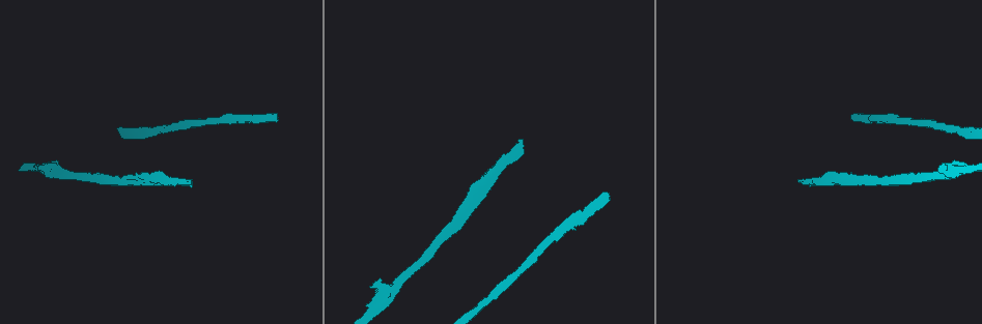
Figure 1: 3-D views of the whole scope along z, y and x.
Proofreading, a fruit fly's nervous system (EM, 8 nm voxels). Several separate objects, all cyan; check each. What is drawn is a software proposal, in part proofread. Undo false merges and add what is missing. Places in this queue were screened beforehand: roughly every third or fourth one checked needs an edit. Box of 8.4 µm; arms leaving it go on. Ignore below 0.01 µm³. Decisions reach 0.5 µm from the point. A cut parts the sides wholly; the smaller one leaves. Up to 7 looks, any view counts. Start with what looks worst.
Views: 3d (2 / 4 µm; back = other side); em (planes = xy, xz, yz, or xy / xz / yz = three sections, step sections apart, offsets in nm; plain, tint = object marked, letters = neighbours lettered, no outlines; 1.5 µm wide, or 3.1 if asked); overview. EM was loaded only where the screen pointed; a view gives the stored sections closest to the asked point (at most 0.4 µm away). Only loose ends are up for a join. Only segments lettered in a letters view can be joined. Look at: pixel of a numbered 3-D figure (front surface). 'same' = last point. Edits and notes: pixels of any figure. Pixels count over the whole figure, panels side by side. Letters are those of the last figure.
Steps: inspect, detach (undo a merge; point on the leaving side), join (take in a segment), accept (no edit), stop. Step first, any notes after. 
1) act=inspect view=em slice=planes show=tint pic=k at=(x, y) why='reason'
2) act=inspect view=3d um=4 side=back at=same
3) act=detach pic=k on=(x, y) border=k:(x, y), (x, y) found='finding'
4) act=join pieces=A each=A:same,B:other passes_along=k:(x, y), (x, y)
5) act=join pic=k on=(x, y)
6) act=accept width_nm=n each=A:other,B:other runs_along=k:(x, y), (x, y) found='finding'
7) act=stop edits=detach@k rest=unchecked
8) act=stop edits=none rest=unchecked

act=inspect view=em slice=planes show=letters pic=1 at=(852, 116) why='free end'

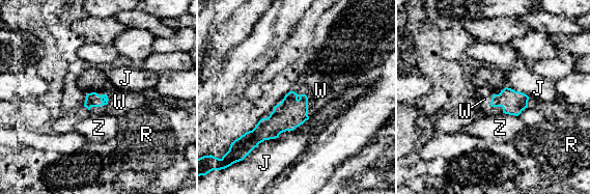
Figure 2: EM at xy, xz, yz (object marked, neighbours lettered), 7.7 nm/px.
act=join pieces=W width_nm=110 each=J:other,R:other,W:same,Z:other passes_along=2:(92, 100), (102, 105), (119, 102) found='it goes on there'

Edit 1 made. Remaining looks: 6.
act=inspect view=overview

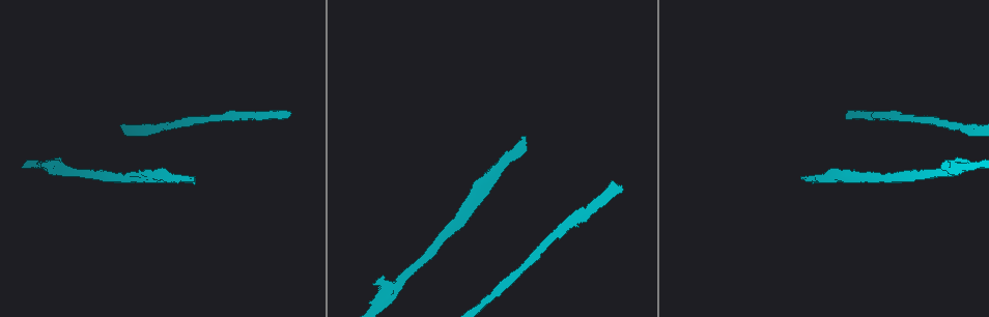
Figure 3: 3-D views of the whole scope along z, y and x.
act=inspect view=3d um=4 pic=3 at=(523, 136) why='branch stops here'

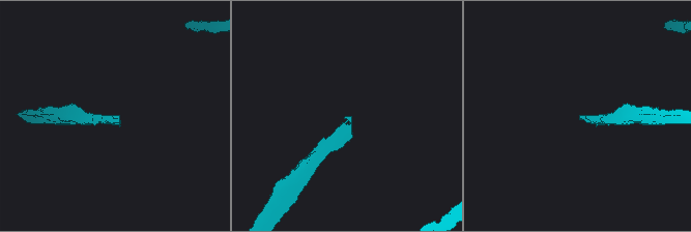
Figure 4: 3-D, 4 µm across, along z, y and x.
act=inspect view=em slice=yz step=4 show=tint pic=4 at=(349, 117) why='shape alone is not enough'

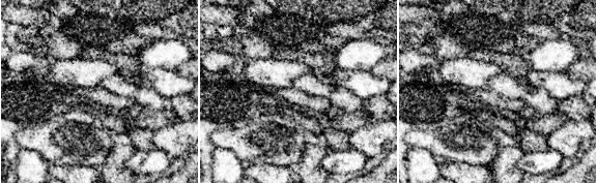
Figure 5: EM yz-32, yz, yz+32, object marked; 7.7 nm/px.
act=inspect view=em slice=xz step=8 show=letters at=same why='another direction'

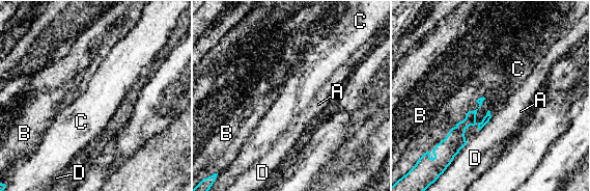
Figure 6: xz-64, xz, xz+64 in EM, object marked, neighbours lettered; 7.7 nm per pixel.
act=accept each=A:other,B:other,C:other,D:other border=6:(484, 97), (467, 142) found='no lettered segment goes on from it'

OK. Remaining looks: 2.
act=stop edits=join@2 rest=unchecked

